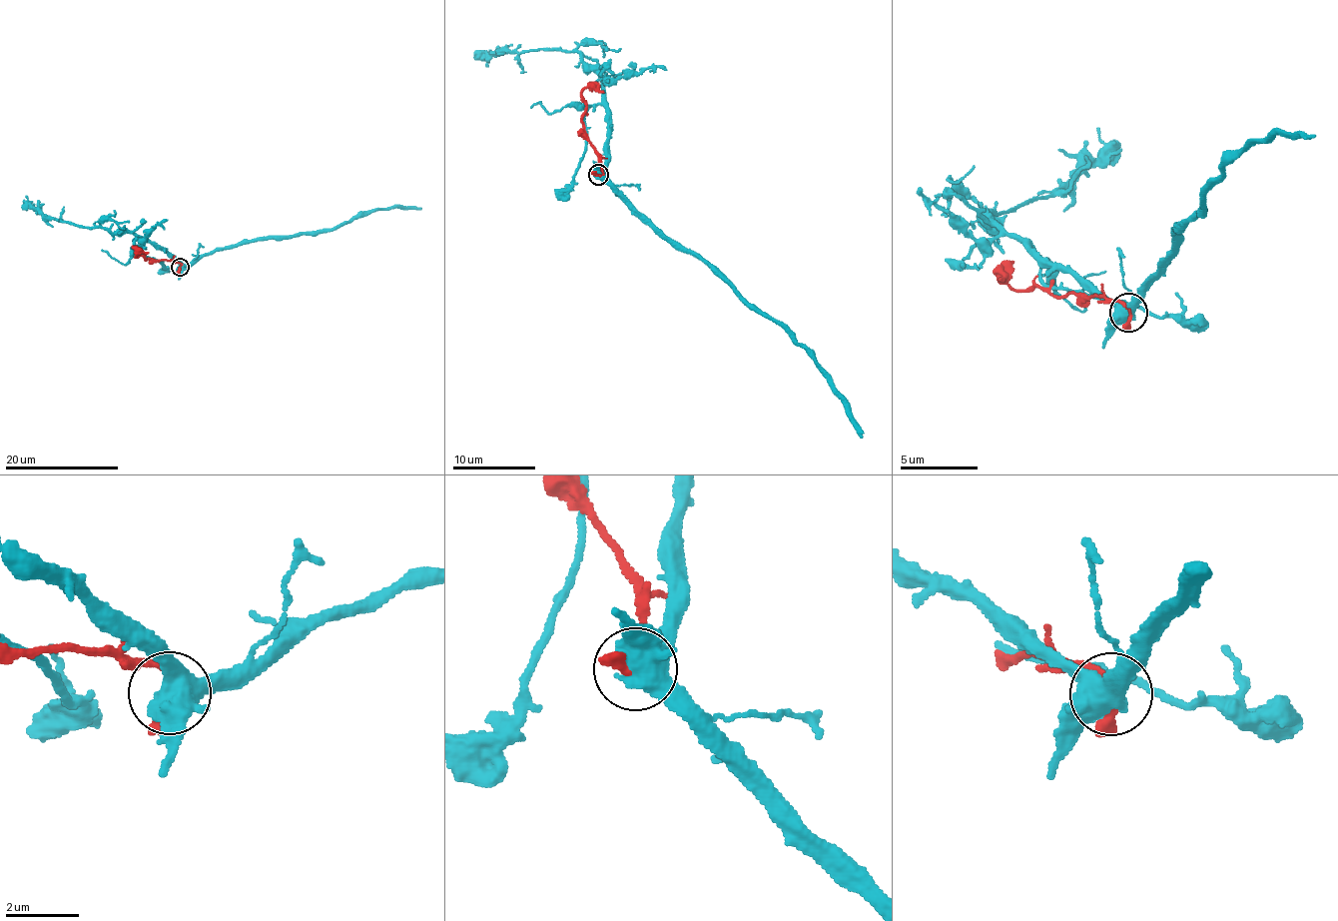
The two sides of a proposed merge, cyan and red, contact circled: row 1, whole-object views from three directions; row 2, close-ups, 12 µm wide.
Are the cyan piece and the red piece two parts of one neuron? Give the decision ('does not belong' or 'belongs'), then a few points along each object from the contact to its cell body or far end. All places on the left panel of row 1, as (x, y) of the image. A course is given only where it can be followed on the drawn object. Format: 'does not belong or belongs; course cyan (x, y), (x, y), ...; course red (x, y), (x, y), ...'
does not belong; course cyan (179, 266), (189, 266), (205, 255), (236, 245), (330, 232), (376, 209), (420, 208); course red (179, 266), (180, 264), (174, 262), (135, 257), (148, 253)

